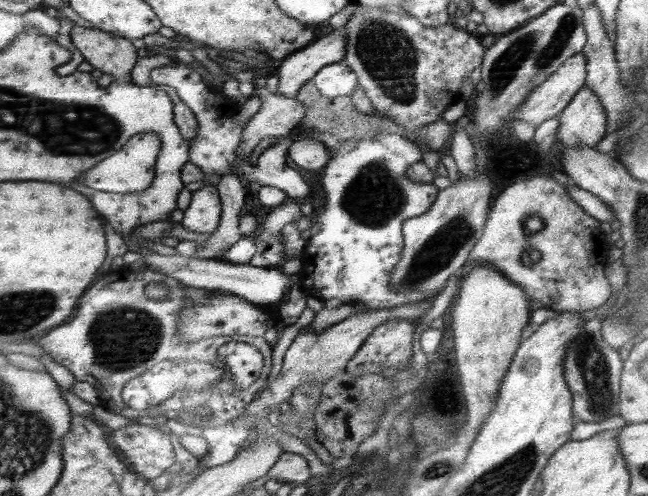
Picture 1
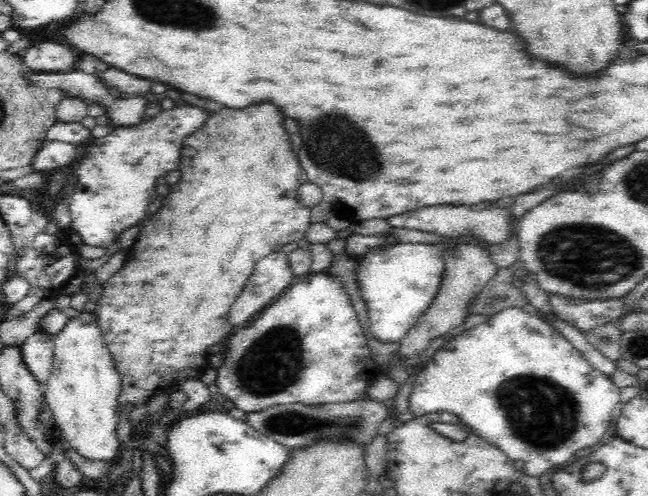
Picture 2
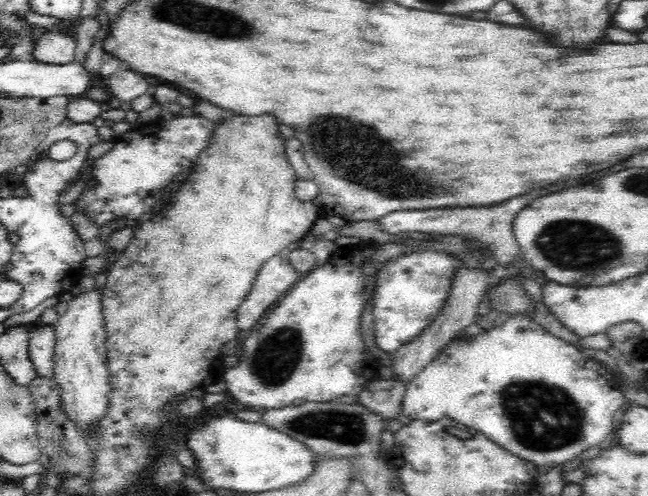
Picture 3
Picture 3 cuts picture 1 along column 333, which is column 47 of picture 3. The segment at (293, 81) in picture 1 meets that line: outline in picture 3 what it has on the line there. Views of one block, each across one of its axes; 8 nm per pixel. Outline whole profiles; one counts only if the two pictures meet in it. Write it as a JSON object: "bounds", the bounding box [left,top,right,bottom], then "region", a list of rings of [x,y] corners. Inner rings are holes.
{"bounds":[32,30,77,65],"region":[[[46,30],[32,48],[32,58],[44,64],[63,65],[75,60],[77,42],[73,37]]]}

